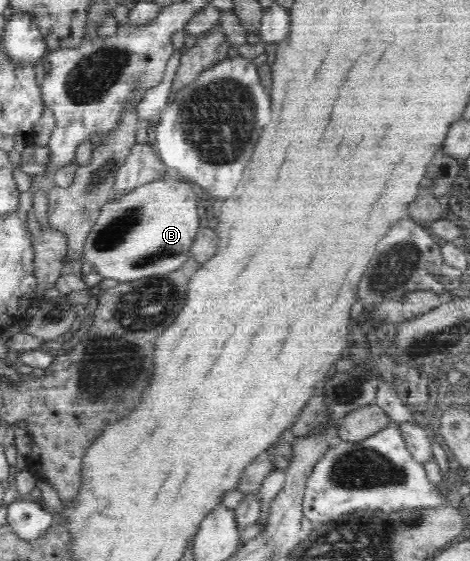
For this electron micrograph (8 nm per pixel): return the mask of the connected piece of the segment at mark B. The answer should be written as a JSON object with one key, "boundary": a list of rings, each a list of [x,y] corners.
{"boundary":[[[159,177],[114,196],[102,207],[89,234],[83,261],[92,263],[94,272],[102,275],[107,283],[176,272],[193,257],[191,249],[201,229],[197,204],[199,196],[194,185],[174,177]]]}

